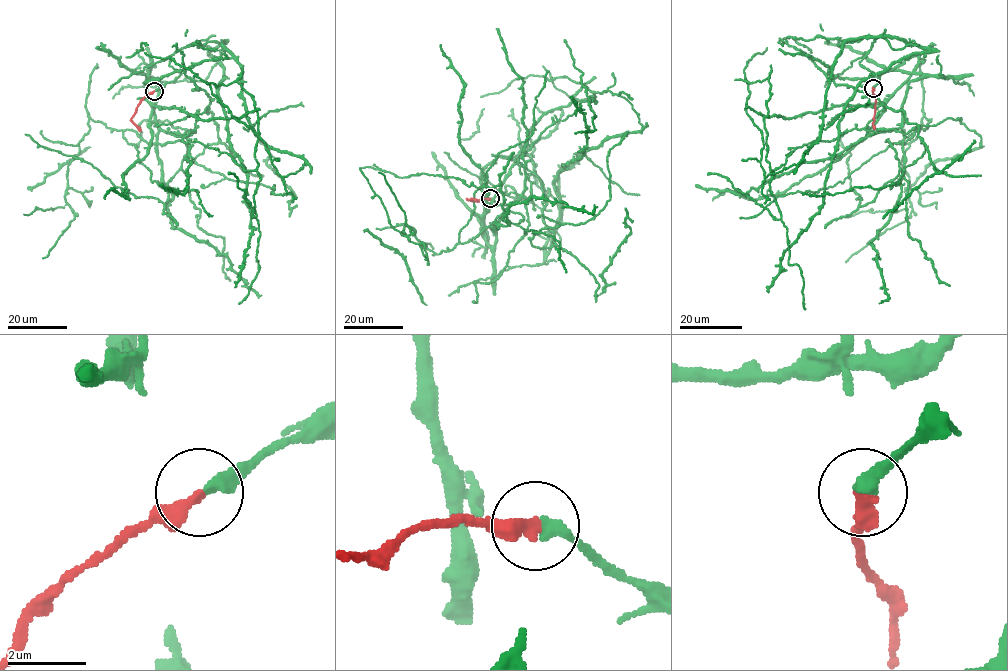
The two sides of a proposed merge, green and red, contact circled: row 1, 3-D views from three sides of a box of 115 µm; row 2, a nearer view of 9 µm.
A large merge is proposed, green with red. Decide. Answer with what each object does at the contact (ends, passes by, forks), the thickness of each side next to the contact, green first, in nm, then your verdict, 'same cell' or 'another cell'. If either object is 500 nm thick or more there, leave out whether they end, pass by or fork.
green ends there; red ends there; 320 nm thick on the green side, 380 nm on the other; same cell

